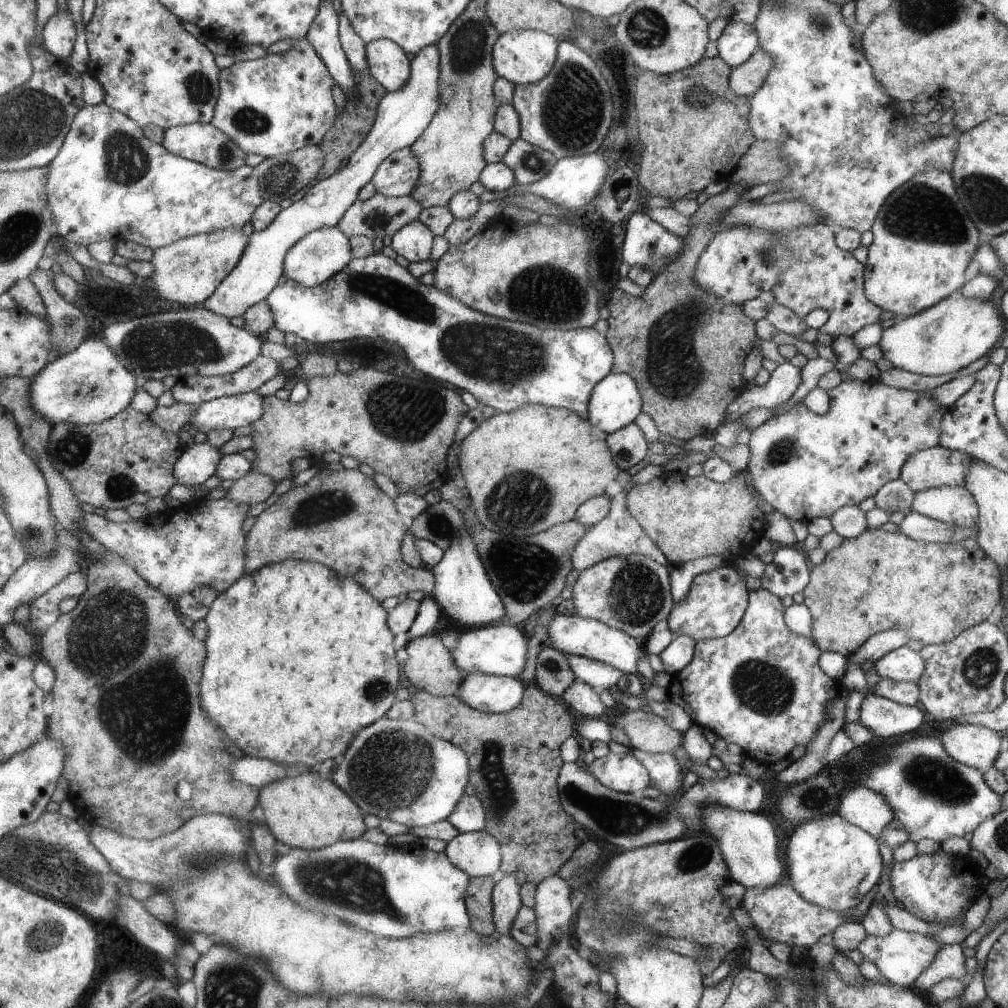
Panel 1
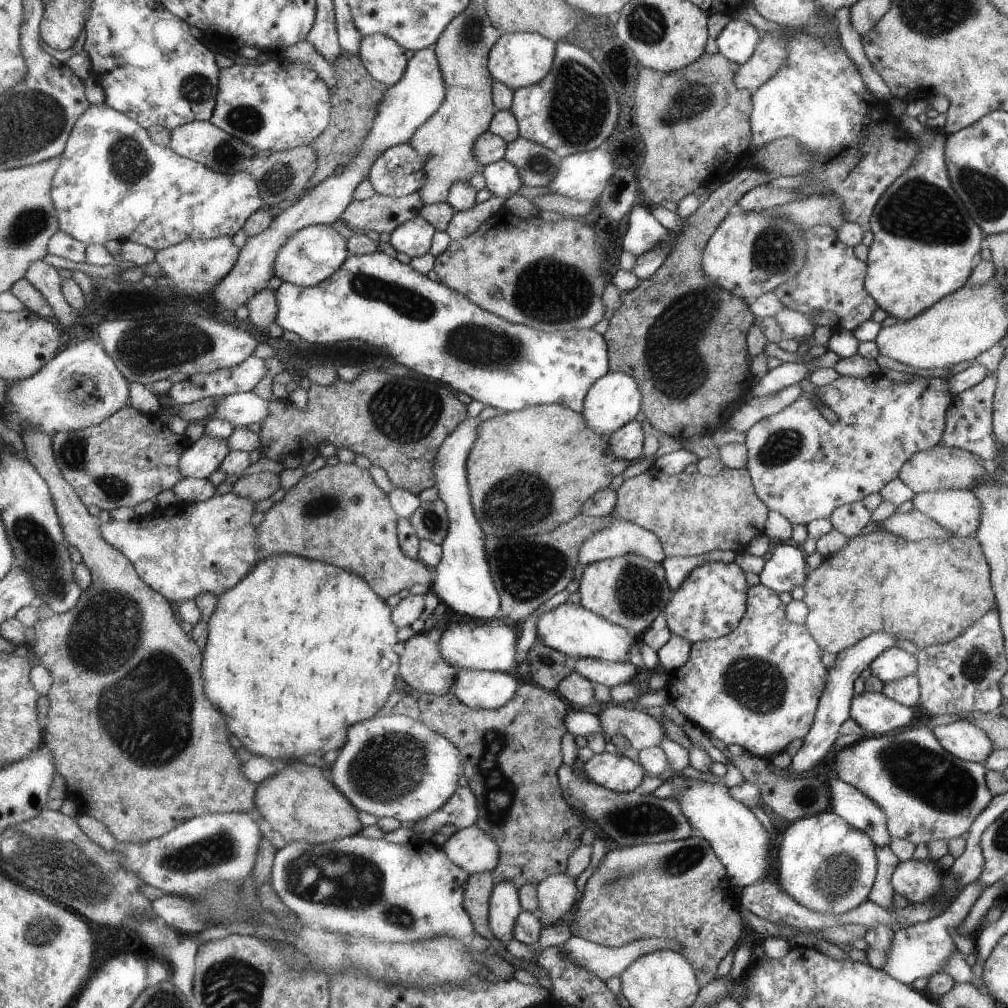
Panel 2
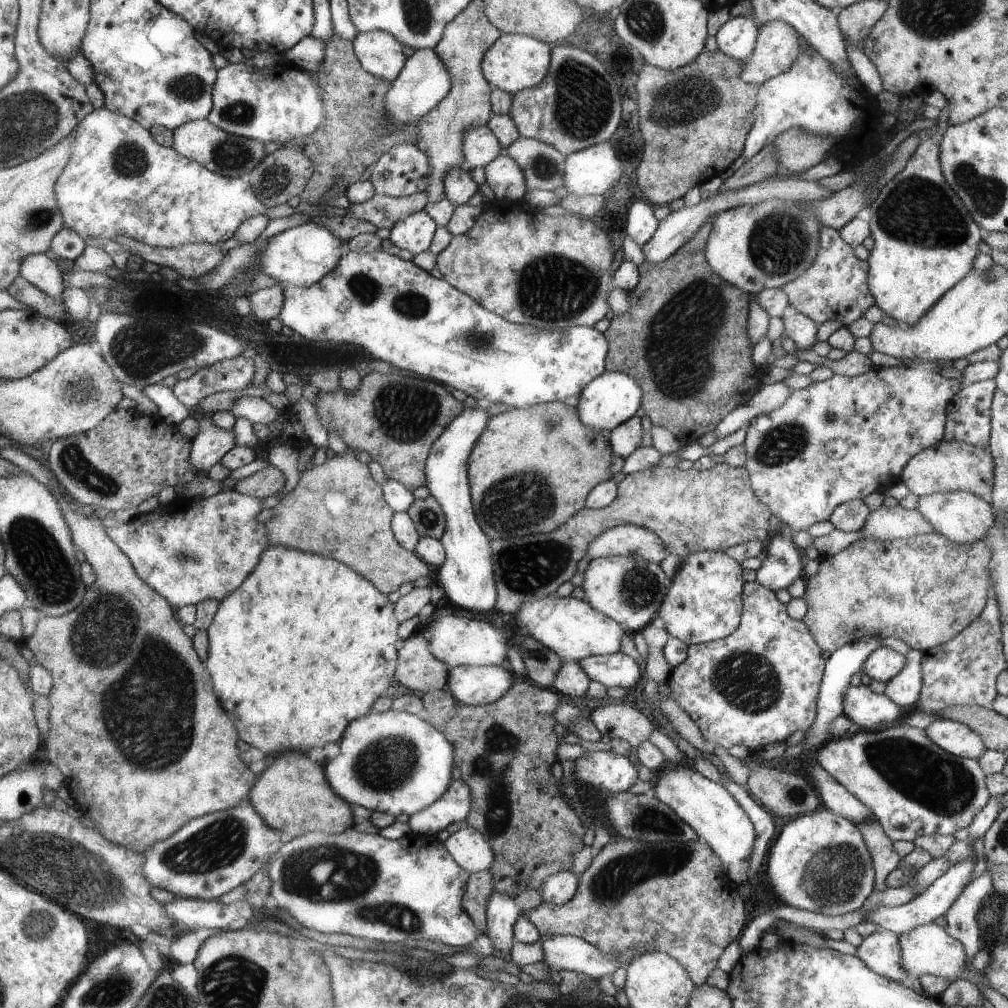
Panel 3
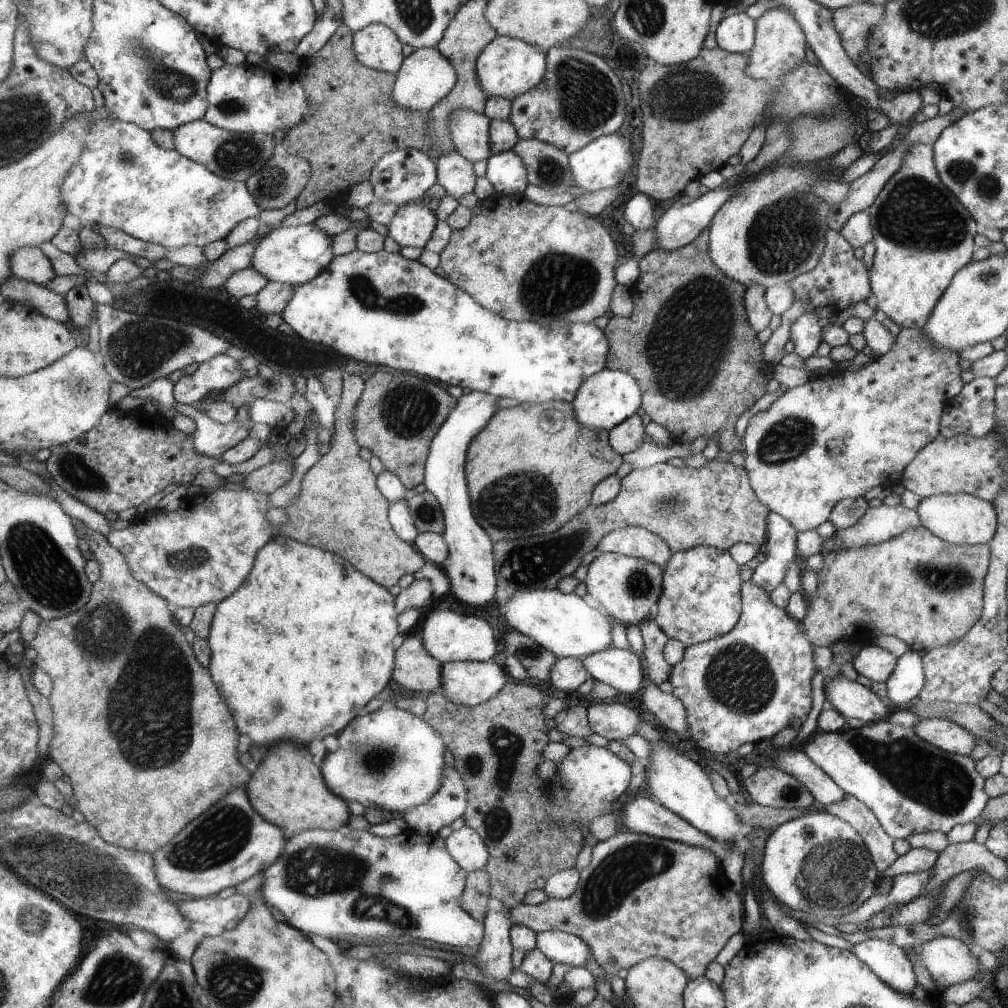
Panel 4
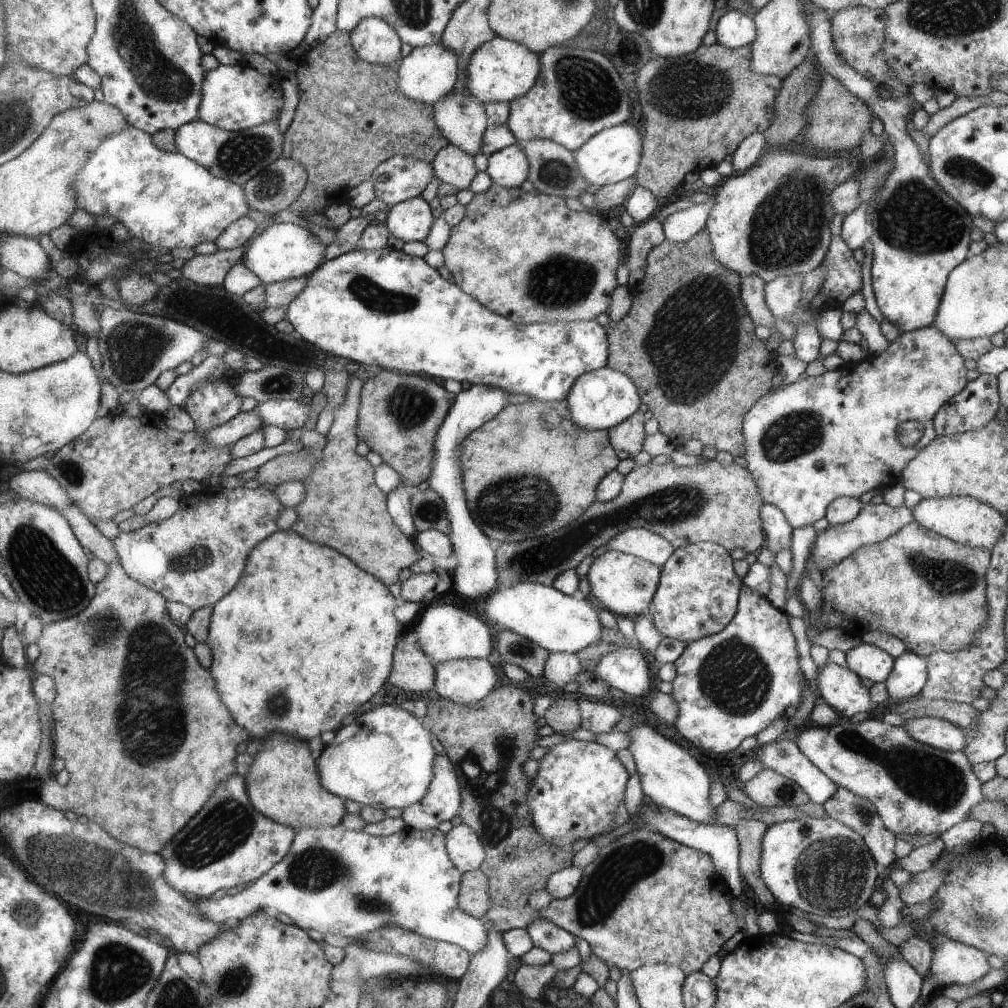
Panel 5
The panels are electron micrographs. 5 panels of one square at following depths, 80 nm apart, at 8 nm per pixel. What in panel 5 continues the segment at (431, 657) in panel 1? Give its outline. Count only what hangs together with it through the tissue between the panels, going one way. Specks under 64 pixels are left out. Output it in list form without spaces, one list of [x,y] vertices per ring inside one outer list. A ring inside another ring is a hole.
[[[399,642],[388,683],[418,696],[429,697],[434,694],[437,665],[431,656],[425,654],[419,642]]]

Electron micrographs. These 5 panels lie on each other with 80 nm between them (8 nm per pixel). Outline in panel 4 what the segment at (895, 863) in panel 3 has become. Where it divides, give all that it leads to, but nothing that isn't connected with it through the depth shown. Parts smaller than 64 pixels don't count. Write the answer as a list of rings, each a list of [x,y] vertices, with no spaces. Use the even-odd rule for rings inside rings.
[[[843,795],[841,800],[826,804],[821,808],[826,813],[849,823],[861,834],[865,846],[873,855],[878,874],[898,857],[891,847],[894,839],[883,830],[873,812],[854,796]]]

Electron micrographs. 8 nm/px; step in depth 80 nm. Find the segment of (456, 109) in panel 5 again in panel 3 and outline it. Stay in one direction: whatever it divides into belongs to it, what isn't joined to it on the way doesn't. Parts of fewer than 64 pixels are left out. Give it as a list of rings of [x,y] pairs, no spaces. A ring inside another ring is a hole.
[[[486,125],[475,126],[466,130],[462,137],[462,148],[465,156],[464,167],[467,171],[474,167],[485,167],[491,160],[502,154],[497,138]]]

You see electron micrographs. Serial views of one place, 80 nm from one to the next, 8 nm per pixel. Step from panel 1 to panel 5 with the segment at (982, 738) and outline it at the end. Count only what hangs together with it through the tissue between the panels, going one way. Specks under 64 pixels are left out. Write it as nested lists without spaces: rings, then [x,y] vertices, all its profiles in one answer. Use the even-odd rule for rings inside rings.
[[[934,717],[905,720],[902,728],[905,728],[909,736],[917,742],[941,751],[959,752],[964,749],[967,742],[963,728]]]

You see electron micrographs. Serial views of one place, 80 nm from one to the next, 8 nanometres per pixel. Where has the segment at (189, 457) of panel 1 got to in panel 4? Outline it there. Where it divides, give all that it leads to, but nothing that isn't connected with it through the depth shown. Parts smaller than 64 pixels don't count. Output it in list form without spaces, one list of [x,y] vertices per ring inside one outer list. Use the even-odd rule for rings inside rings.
[[[176,403],[175,410],[196,424],[192,434],[196,450],[209,457],[220,457],[233,449],[249,437],[249,432],[253,428],[253,421],[243,423],[238,419],[232,423],[218,424],[192,405]]]

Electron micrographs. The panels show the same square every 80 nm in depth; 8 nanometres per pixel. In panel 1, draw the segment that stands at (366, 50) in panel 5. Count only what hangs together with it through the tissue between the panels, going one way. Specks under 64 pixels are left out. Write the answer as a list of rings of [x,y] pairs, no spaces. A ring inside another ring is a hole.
[[[379,39],[367,44],[370,74],[379,80],[388,92],[401,90],[412,77],[412,61],[407,52],[393,40]]]

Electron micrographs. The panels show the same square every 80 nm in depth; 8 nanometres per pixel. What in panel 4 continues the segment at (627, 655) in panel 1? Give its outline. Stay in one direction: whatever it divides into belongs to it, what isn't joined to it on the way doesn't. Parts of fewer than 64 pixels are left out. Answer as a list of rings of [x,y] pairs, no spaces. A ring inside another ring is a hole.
[[[524,590],[513,594],[501,607],[505,622],[514,631],[531,638],[538,646],[551,652],[555,658],[582,659],[598,651],[611,648],[611,618],[588,598],[574,593],[561,594],[559,590]]]

